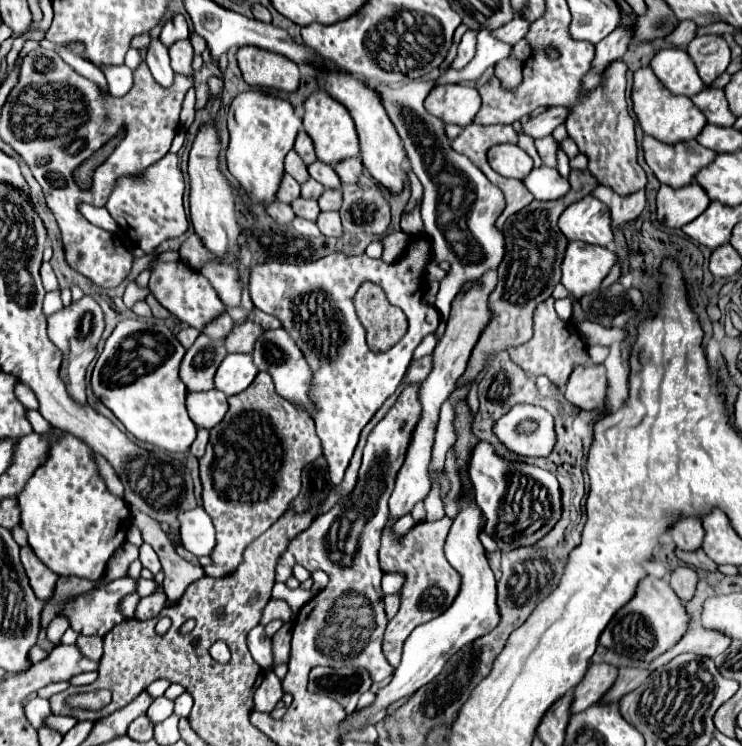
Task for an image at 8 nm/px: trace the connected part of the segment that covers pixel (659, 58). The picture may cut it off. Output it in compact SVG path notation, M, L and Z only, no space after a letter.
M664 48L660 50L652 62L650 68L658 76L658 80L676 96L692 98L698 94L706 84L696 72L694 62L682 48Z

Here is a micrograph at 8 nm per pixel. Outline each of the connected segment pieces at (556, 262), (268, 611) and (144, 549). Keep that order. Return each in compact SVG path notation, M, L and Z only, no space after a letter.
M572 170L568 180L572 188L566 196L552 202L534 200L506 220L504 224L506 252L498 266L498 284L490 294L492 318L486 324L486 330L482 330L478 338L468 368L464 376L458 380L458 386L462 386L468 380L474 380L476 374L484 368L488 358L494 358L500 350L508 350L512 346L524 344L532 336L532 312L540 302L544 302L552 294L554 286L560 282L560 264L568 246L566 236L560 232L556 224L558 216L572 202L582 200L584 196L592 194L594 188L598 188L598 180L590 174L590 170Z
M270 600L268 606L264 608L260 624L266 626L272 620L282 620L284 624L290 624L294 620L294 612L292 612L292 608L284 600Z
M142 544L140 546L140 562L144 568L148 568L152 574L158 574L160 572L160 560L156 556L156 552L148 546L148 544Z

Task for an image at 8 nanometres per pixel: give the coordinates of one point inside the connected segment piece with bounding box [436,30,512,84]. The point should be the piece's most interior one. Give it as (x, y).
(489, 50)

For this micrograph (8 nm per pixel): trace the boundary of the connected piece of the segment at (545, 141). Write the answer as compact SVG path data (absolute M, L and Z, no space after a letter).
M554 136L540 138L540 140L536 140L536 148L538 148L538 154L544 160L544 164L550 166L550 168L554 168L556 166L556 150L558 150L556 138Z

